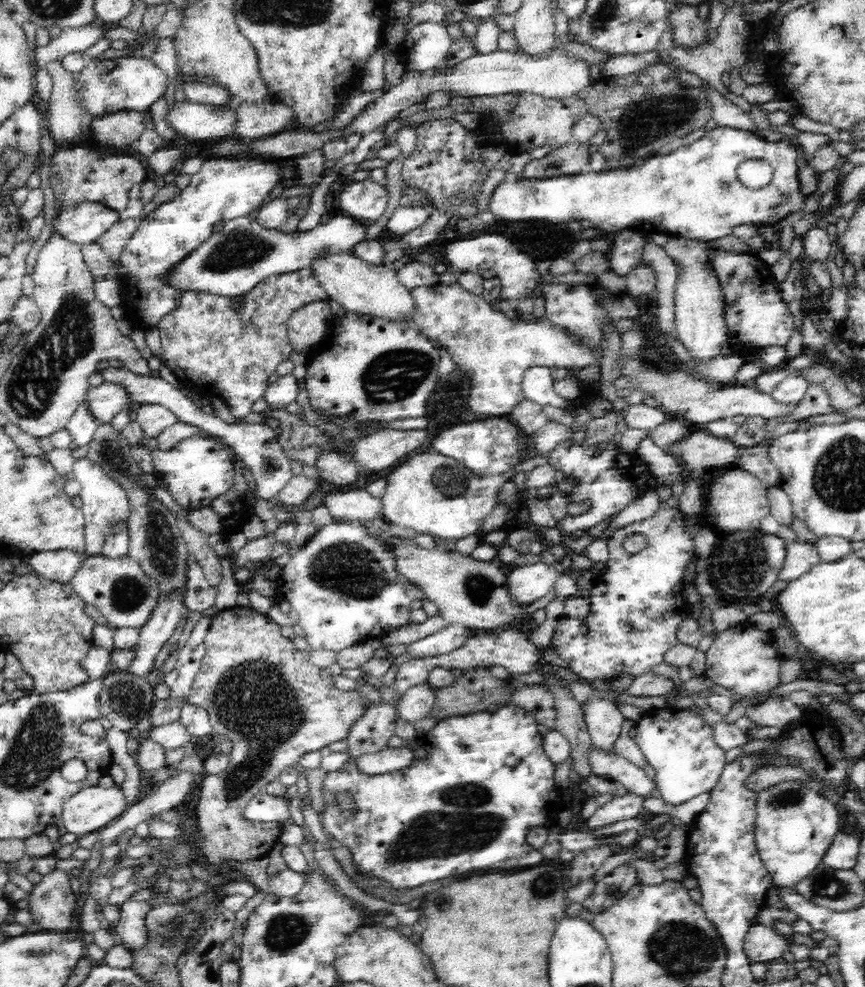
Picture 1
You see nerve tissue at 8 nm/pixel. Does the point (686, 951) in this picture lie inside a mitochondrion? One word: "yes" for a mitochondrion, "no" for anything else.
yes

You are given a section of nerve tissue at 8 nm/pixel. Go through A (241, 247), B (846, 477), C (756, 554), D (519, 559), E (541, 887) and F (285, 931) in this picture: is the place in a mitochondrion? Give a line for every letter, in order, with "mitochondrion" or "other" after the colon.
A: mitochondrion
B: mitochondrion
C: mitochondrion
D: other
E: mitochondrion
F: mitochondrion

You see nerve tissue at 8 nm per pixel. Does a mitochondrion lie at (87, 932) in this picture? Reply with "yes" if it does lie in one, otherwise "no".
no

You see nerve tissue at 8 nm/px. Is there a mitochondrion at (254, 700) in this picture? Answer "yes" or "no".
yes

